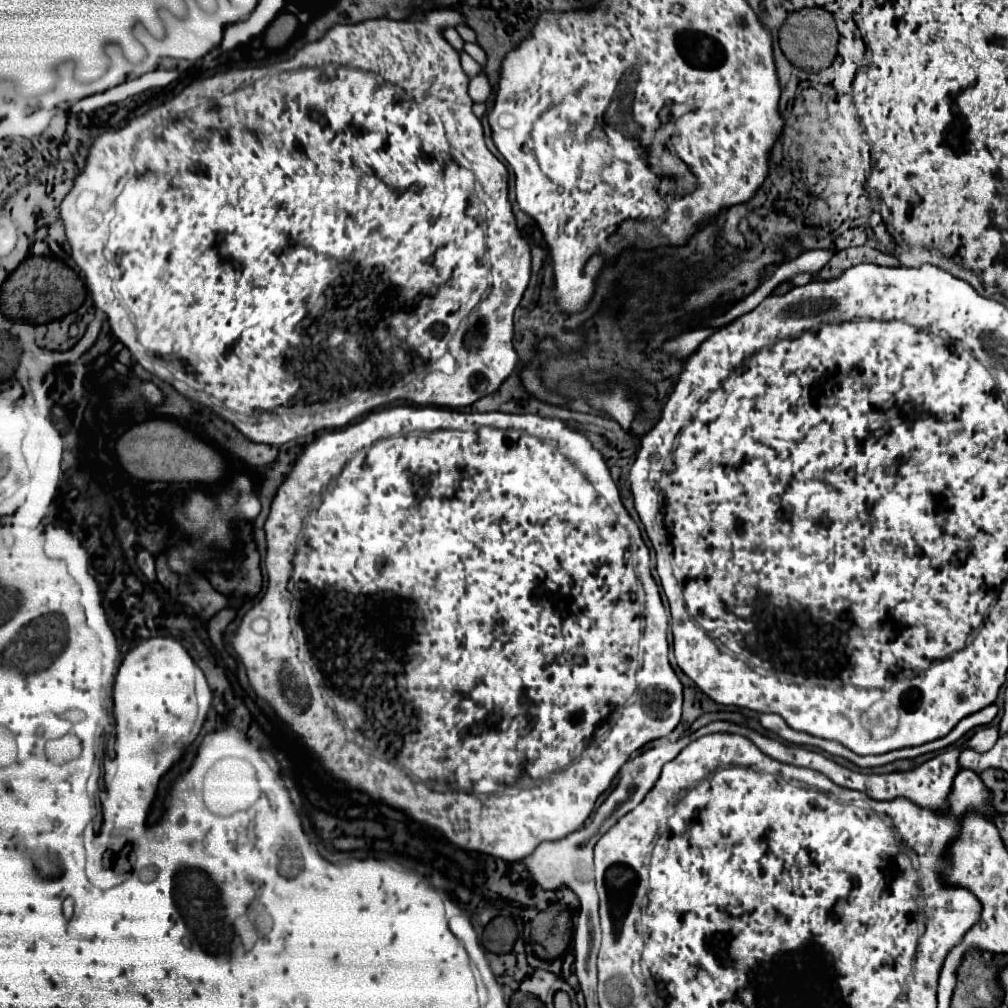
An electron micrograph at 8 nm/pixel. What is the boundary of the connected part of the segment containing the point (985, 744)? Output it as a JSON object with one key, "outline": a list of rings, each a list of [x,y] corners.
{"outline":[[[985,726],[985,728],[977,730],[977,732],[965,742],[965,746],[973,748],[973,750],[977,750],[977,752],[987,752],[987,750],[993,748],[995,742],[997,742],[997,728]]]}

